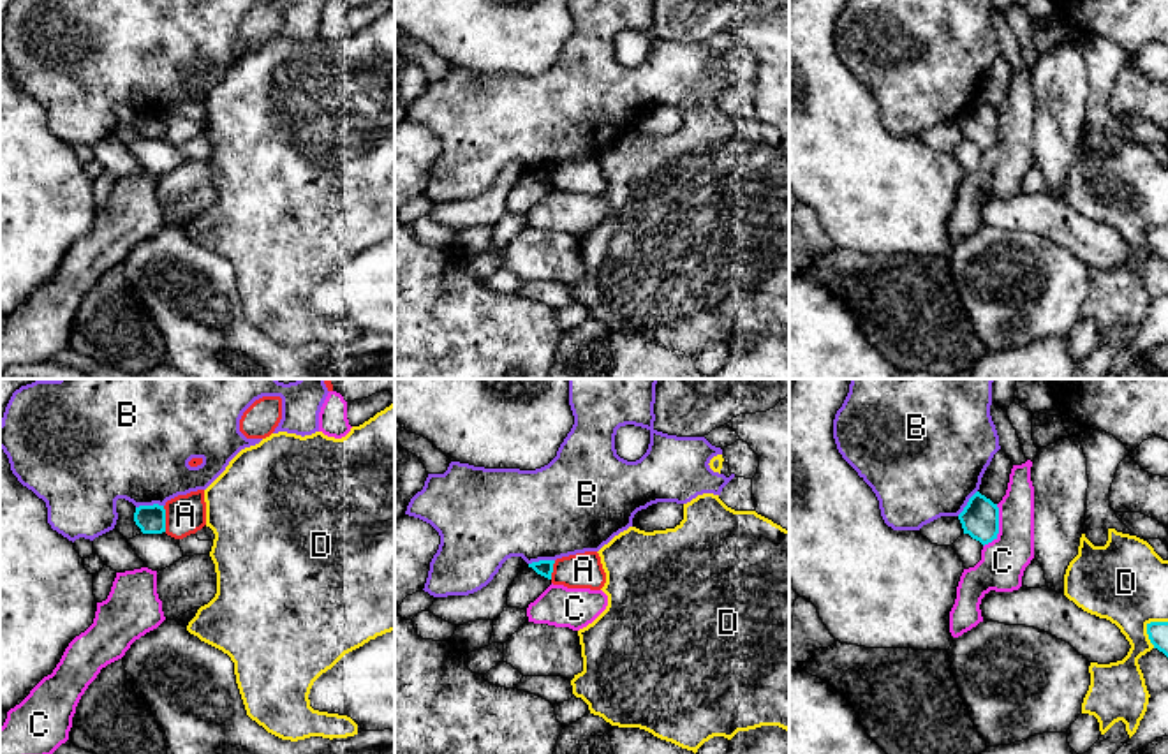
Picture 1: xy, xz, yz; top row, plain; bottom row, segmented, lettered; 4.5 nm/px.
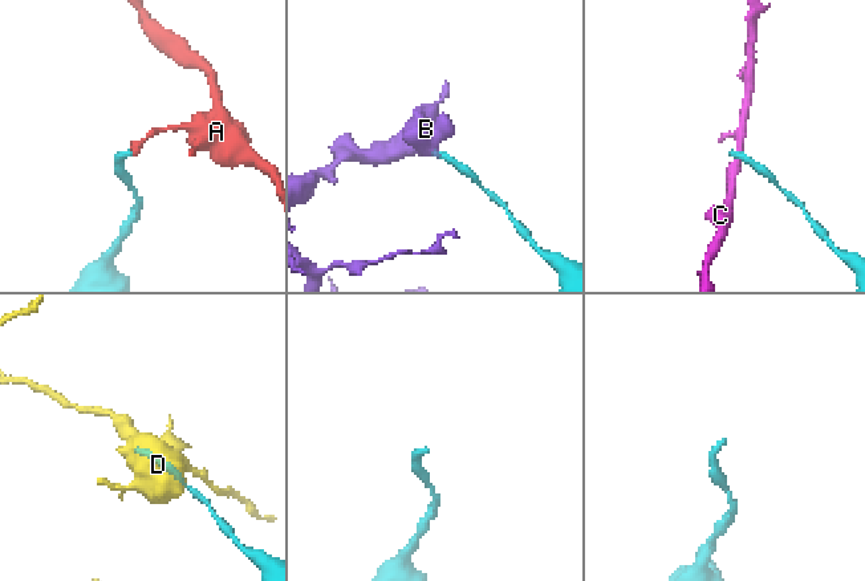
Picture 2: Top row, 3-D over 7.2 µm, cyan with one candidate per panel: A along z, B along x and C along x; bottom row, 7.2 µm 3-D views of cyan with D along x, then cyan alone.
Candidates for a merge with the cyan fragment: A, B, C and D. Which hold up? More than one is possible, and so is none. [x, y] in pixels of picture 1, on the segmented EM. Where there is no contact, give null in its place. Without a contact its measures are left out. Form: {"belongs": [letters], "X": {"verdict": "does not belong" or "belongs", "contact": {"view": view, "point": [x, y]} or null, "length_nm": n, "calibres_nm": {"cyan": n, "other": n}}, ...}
{"belongs": [], "A": {"verdict": "does not belong", "contact": {"view": "xy", "point": [164, 518]}, "length_nm": 120, "calibres_nm": {"cyan": 130, "other": 180}}, "B": {"verdict": "does not belong", "contact": {"view": "xy", "point": [148, 506]}, "length_nm": 130, "calibres_nm": {"cyan": 130, "other": 440}}, "C": {"verdict": "does not belong", "contact": {"view": "yz", "point": [997, 527]}, "length_nm": 220, "calibres_nm": {"cyan": 180, "other": 200}}, "D": {"verdict": "does not belong", "contact": {"view": "yz", "point": [1147, 628]}, "length_nm": 140, "calibres_nm": {"cyan": 100, "other": 380}}}

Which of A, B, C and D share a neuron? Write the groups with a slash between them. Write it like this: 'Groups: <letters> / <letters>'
Groups: A / B / C / D

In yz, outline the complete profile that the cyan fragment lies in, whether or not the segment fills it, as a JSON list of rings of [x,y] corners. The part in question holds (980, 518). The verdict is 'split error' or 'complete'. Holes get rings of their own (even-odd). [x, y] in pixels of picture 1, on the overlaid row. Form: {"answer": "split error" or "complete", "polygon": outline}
{"answer": "complete", "polygon": [[[976,492],[964,511],[958,514],[964,534],[979,541],[983,546],[997,539],[999,507],[990,499]]]}

